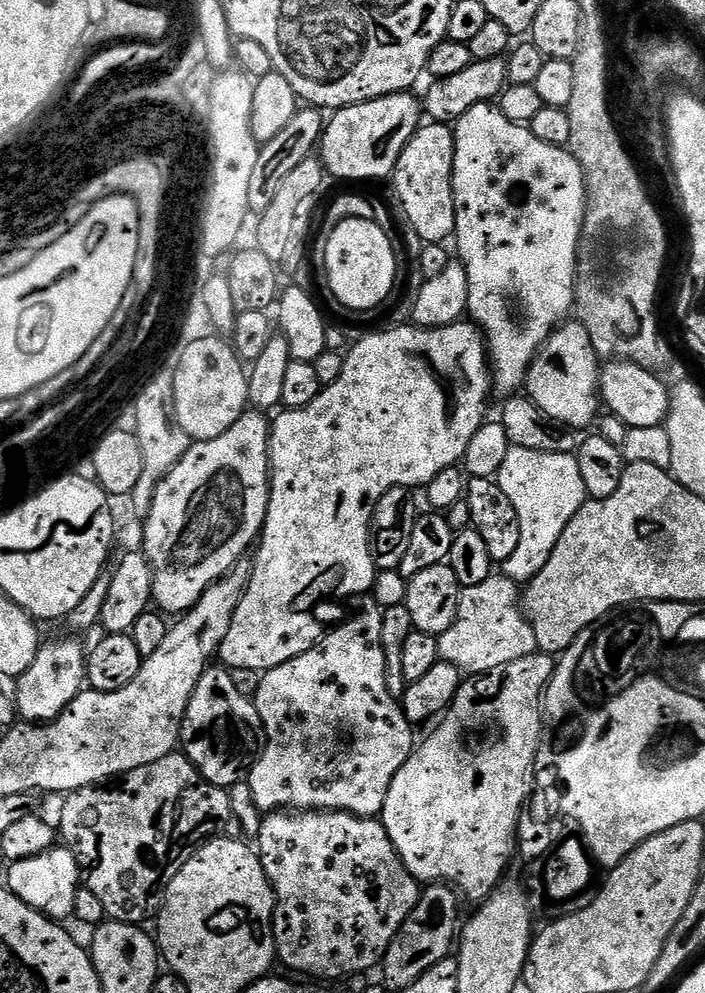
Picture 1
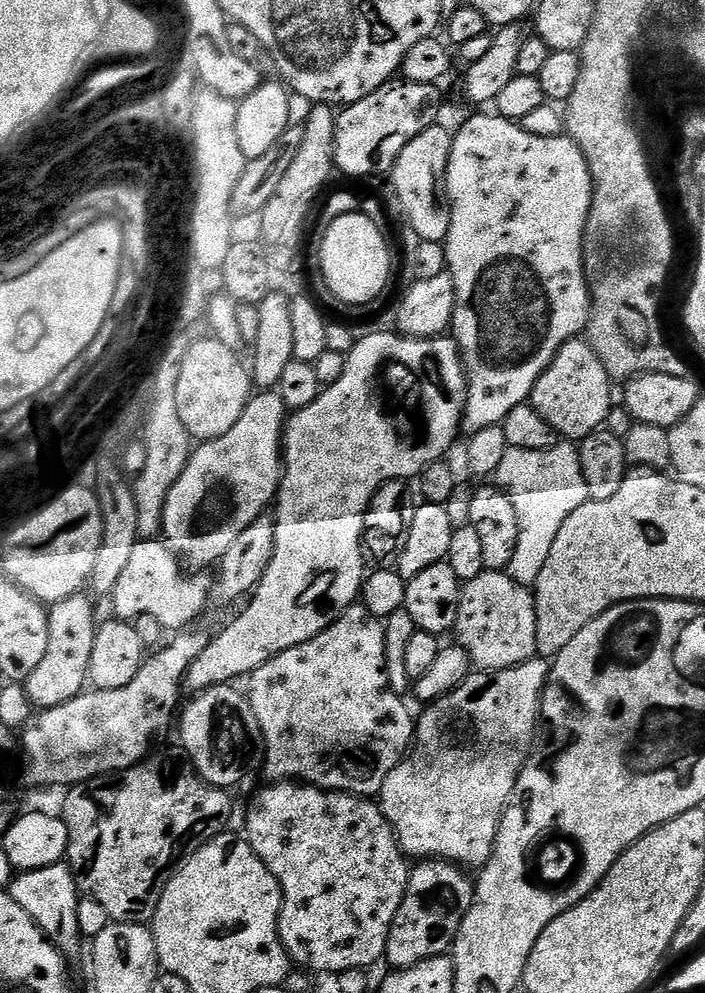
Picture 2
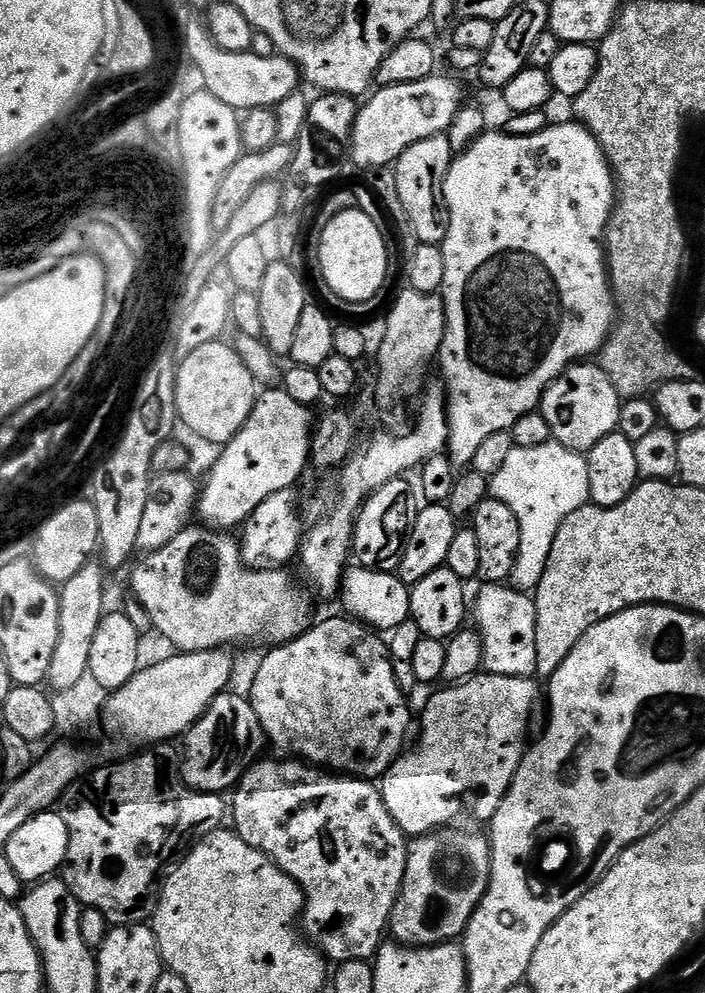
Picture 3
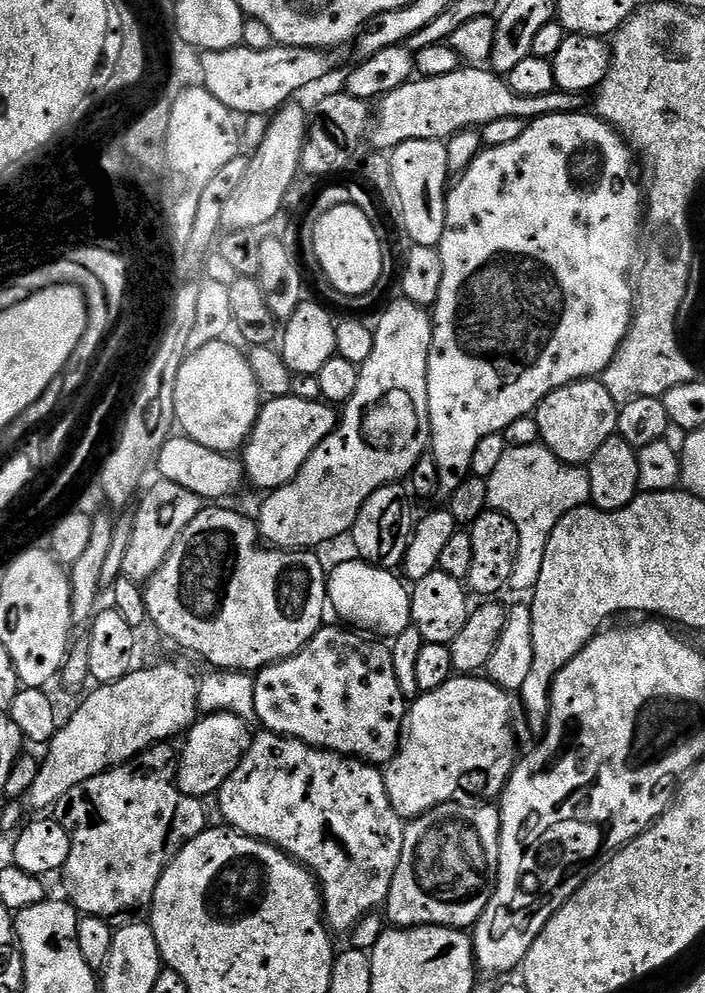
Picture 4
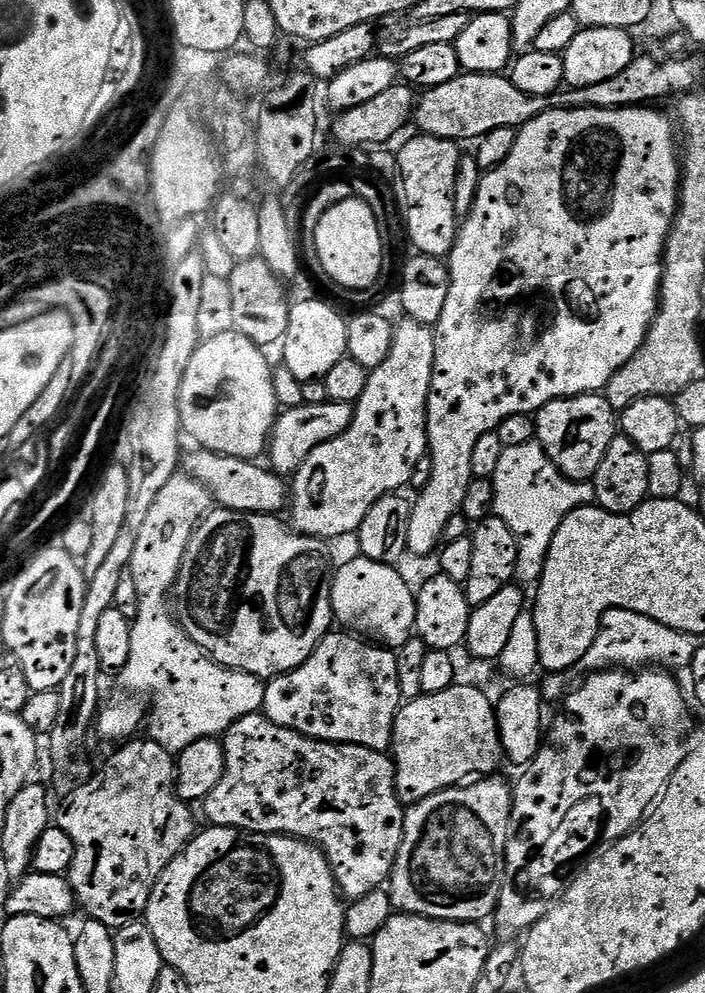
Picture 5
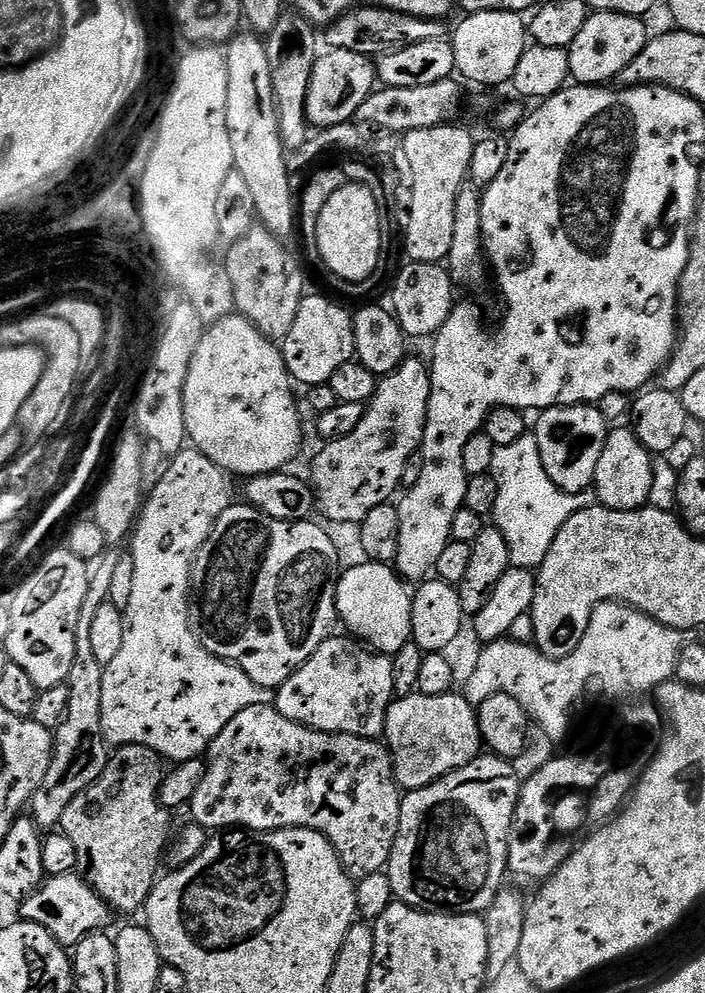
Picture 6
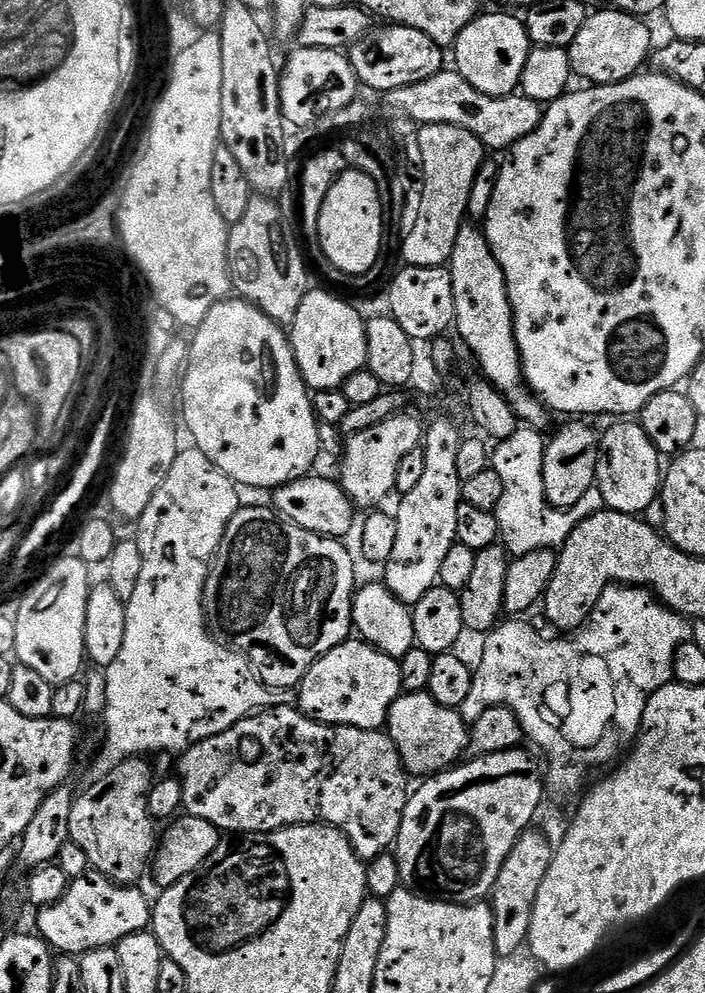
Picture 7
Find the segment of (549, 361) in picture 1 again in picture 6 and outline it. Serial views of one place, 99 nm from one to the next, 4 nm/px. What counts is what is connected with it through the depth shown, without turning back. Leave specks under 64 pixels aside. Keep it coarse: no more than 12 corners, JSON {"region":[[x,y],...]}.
{"region":[[591,404],[534,420],[542,466],[570,494],[596,482],[610,421]]}

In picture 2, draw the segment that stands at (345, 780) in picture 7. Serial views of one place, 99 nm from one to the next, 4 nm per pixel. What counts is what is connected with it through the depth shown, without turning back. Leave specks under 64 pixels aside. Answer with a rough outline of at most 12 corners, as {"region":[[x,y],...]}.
{"region":[[272,782],[246,839],[293,965],[384,960],[409,861],[379,803]]}

